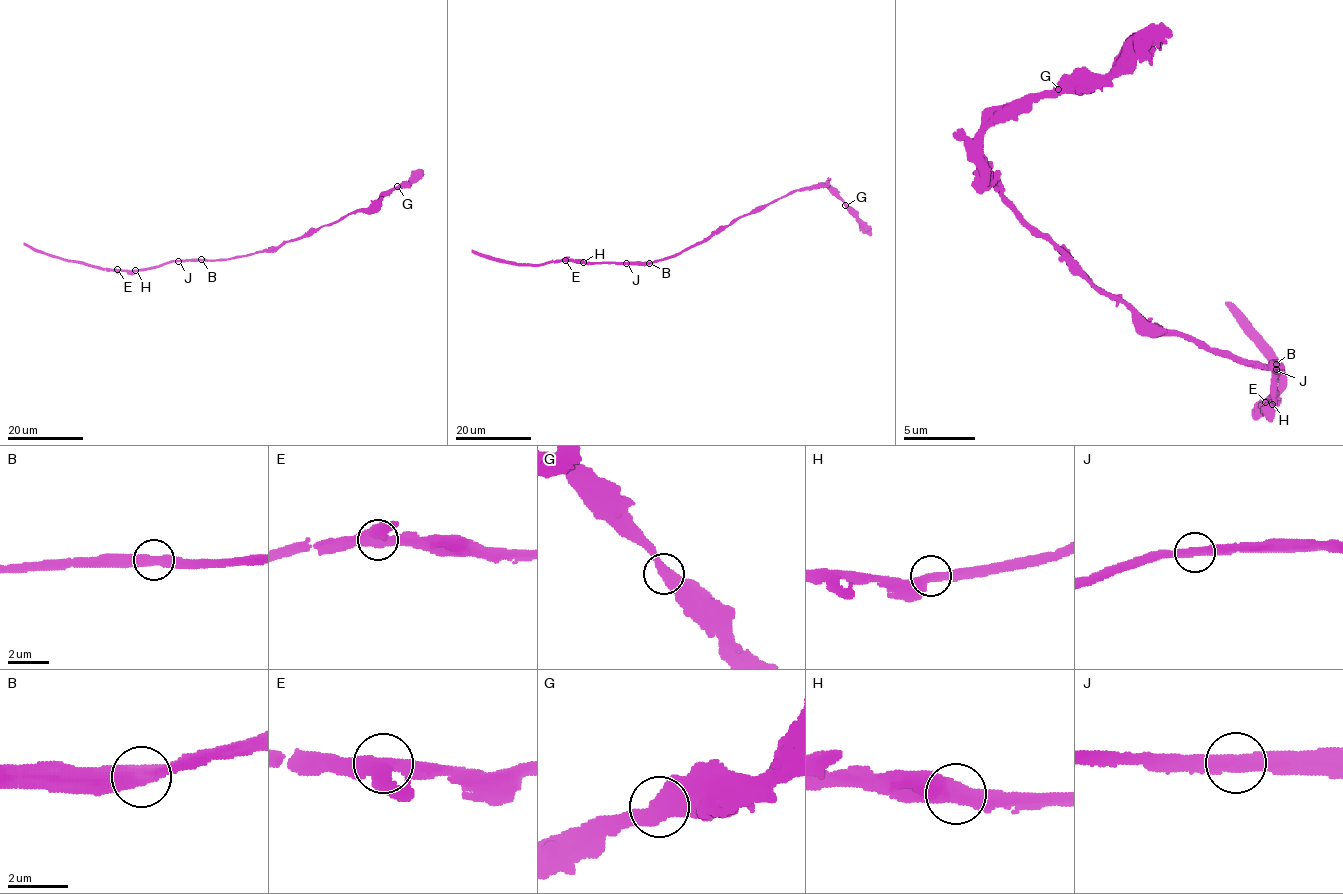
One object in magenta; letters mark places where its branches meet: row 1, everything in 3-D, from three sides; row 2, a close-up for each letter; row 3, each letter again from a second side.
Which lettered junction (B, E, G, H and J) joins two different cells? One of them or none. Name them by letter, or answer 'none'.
none

